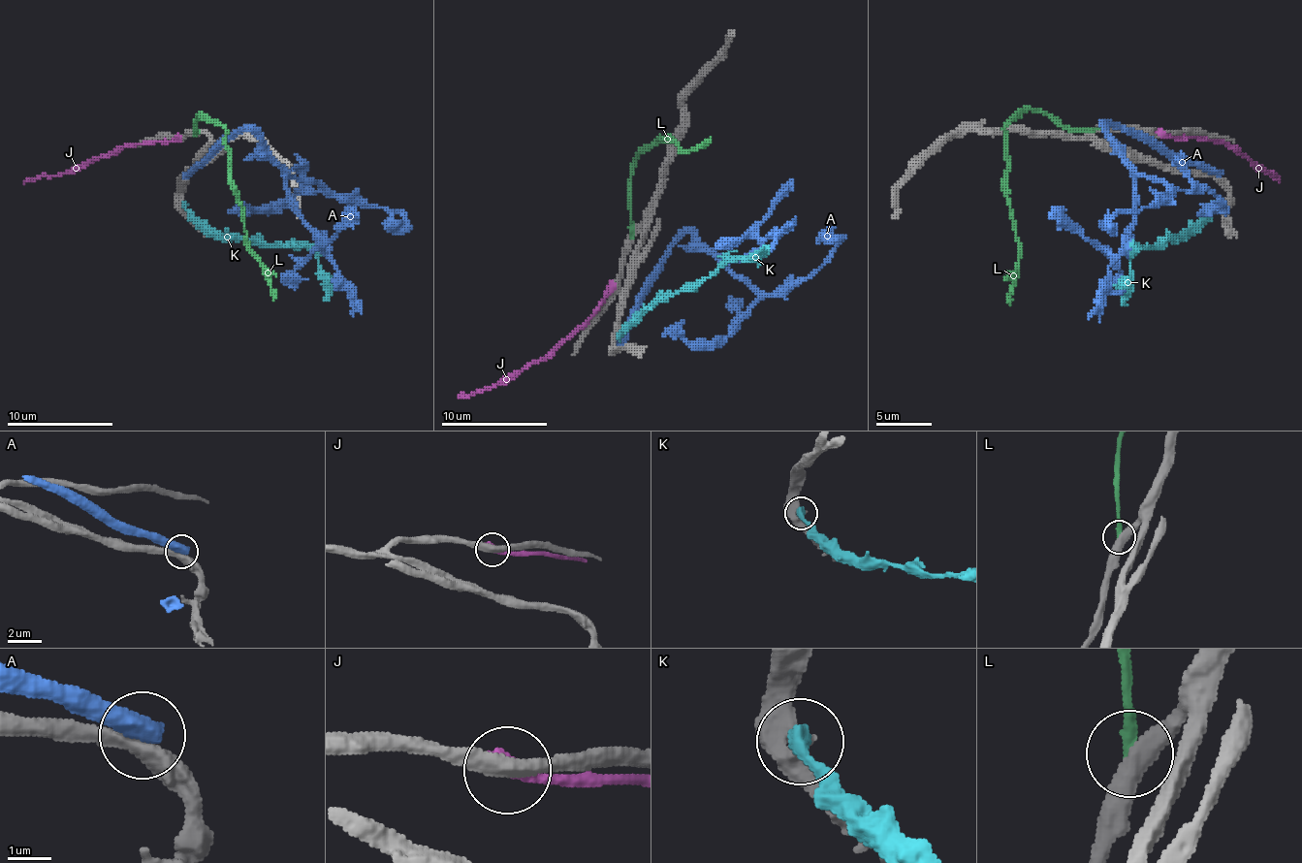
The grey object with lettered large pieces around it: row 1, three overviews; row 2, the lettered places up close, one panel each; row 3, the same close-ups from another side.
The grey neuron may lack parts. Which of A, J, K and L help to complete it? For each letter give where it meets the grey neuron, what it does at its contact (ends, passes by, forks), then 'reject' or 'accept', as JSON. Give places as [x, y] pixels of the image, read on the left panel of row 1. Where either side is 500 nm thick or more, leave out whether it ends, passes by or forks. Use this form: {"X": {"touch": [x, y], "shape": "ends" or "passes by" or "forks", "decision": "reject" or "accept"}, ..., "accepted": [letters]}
{"A": {"touch": [186, 175], "decision": "reject"}, "J": {"touch": [178, 139], "shape": "ends", "decision": "reject"}, "K": {"touch": [185, 206], "shape": "ends", "decision": "reject"}, "L": {"touch": [197, 131], "shape": "ends", "decision": "reject"}, "accepted": []}

